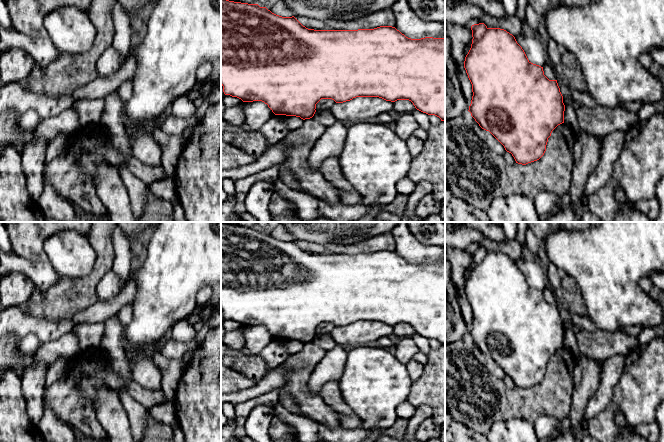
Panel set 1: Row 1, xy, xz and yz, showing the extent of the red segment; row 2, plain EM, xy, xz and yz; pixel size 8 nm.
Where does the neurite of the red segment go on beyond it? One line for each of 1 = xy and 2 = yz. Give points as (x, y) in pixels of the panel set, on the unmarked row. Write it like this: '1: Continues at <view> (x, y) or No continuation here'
1: No continuation here
2: No continuation here

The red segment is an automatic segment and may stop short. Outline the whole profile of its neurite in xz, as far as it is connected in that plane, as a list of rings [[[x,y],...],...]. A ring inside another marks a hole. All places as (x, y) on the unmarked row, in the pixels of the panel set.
[[[221,222],[221,309],[225,319],[237,321],[243,326],[262,325],[275,339],[296,340],[310,343],[321,323],[332,323],[336,327],[350,325],[356,321],[379,321],[386,325],[409,324],[415,332],[445,345],[445,262],[425,261],[411,263],[392,250],[358,254],[314,254],[303,250],[294,240],[282,241],[258,228],[229,225]]]

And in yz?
[[[484,247],[472,249],[471,254],[472,268],[464,285],[473,316],[468,335],[512,378],[516,387],[526,389],[539,384],[552,355],[564,347],[565,329],[557,304],[549,304],[543,291],[531,287],[506,254],[488,252]]]

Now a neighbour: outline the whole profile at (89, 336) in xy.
[[[104,323],[77,324],[71,332],[75,334],[81,351],[101,350]]]

